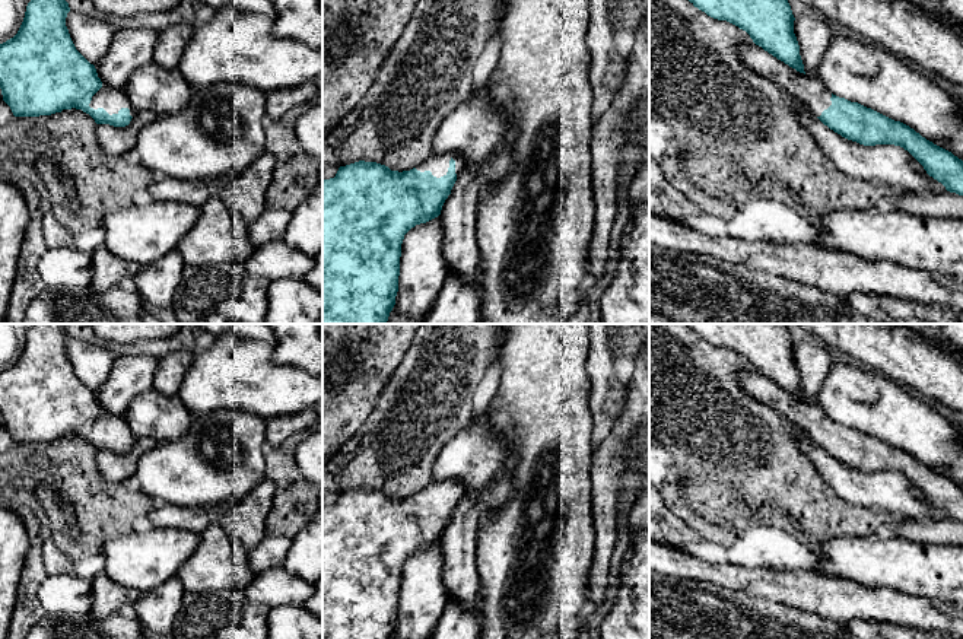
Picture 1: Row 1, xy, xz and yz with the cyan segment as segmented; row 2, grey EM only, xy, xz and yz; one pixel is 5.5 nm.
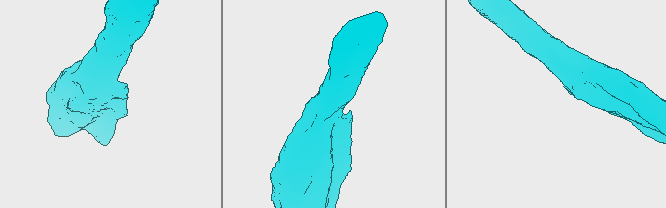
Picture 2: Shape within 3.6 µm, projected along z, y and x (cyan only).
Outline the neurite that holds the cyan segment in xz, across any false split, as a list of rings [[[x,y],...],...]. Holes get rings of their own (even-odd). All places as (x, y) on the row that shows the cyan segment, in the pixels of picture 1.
[[[458,153],[432,155],[425,163],[403,172],[359,160],[340,166],[334,178],[322,179],[322,324],[387,324],[398,292],[404,235],[441,214],[464,166]]]

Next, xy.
[[[31,0],[18,34],[0,44],[0,89],[3,101],[15,117],[39,117],[82,109],[96,124],[125,127],[136,111],[124,89],[112,89],[101,82],[96,69],[74,47],[66,18],[66,0]]]

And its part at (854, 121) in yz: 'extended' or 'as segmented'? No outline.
extended

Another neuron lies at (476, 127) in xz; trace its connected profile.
[[[489,86],[474,88],[441,123],[432,155],[458,153],[465,165],[479,165],[502,144],[506,130],[508,121]]]

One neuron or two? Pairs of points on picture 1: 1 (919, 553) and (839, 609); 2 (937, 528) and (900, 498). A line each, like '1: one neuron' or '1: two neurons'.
1: two neurons
2: two neurons

